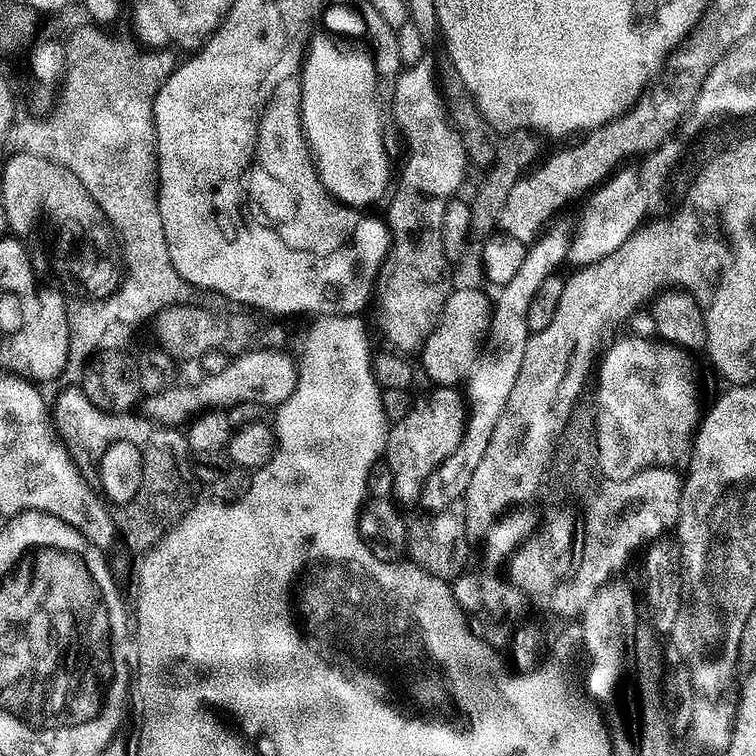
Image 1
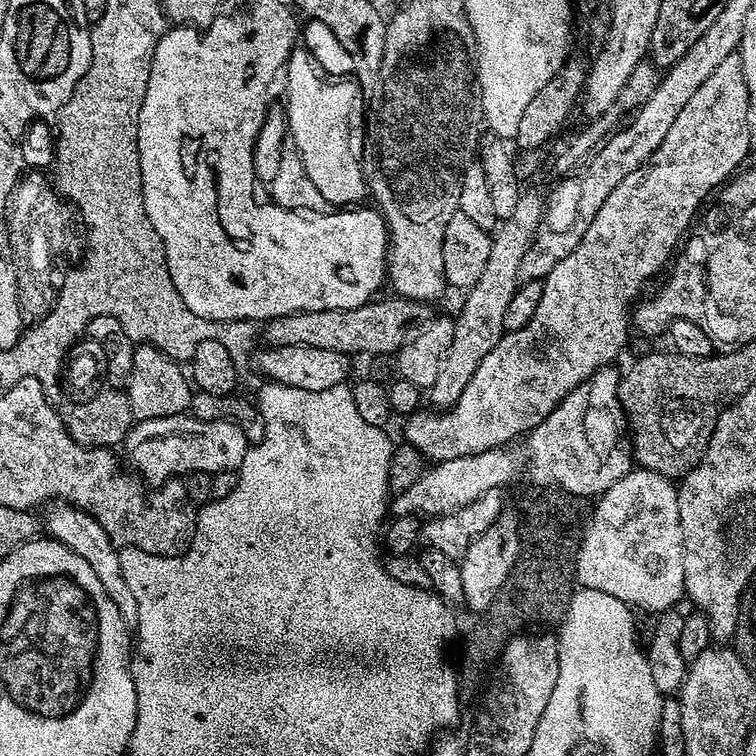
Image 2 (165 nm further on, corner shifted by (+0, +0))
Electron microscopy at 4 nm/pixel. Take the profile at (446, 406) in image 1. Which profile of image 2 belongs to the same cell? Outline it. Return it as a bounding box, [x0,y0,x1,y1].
[403,54,753,462]

